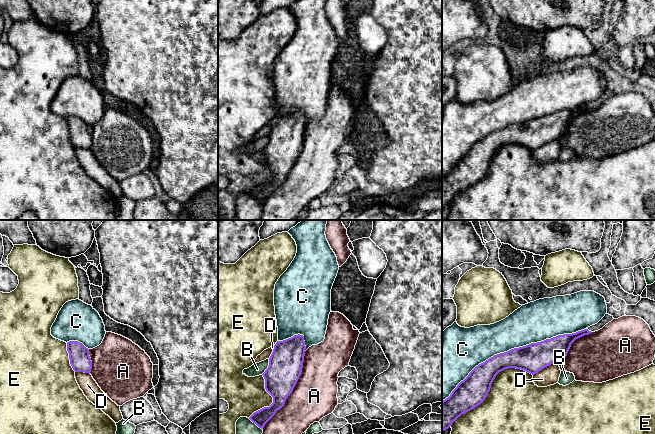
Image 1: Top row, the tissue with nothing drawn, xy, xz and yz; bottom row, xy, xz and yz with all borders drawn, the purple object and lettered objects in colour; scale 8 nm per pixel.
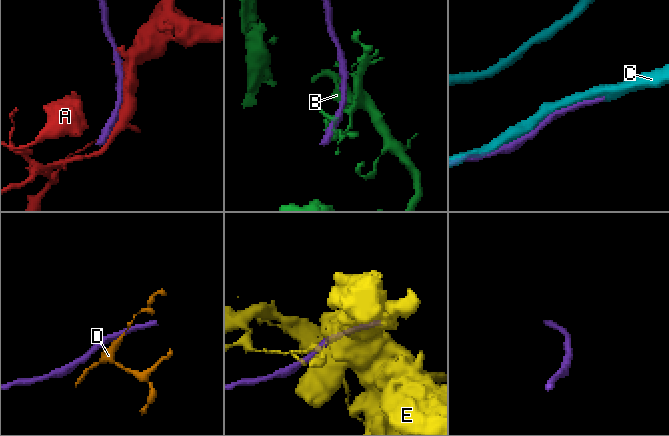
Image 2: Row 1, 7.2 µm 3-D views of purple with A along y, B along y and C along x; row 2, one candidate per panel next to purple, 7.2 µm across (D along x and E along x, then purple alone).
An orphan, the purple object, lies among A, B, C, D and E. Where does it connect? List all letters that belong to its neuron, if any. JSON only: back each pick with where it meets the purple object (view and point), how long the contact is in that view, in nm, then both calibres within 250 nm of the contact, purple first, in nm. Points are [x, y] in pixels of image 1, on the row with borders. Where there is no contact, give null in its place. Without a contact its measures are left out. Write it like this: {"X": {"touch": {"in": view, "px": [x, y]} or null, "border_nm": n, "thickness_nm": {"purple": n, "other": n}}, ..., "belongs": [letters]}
{"C": {"touch": {"in": "yz", "px": [512, 349]}, "border_nm": 1300, "thickness_nm": {"purple": 240, "other": 300}}, "belongs": ["C"]}

